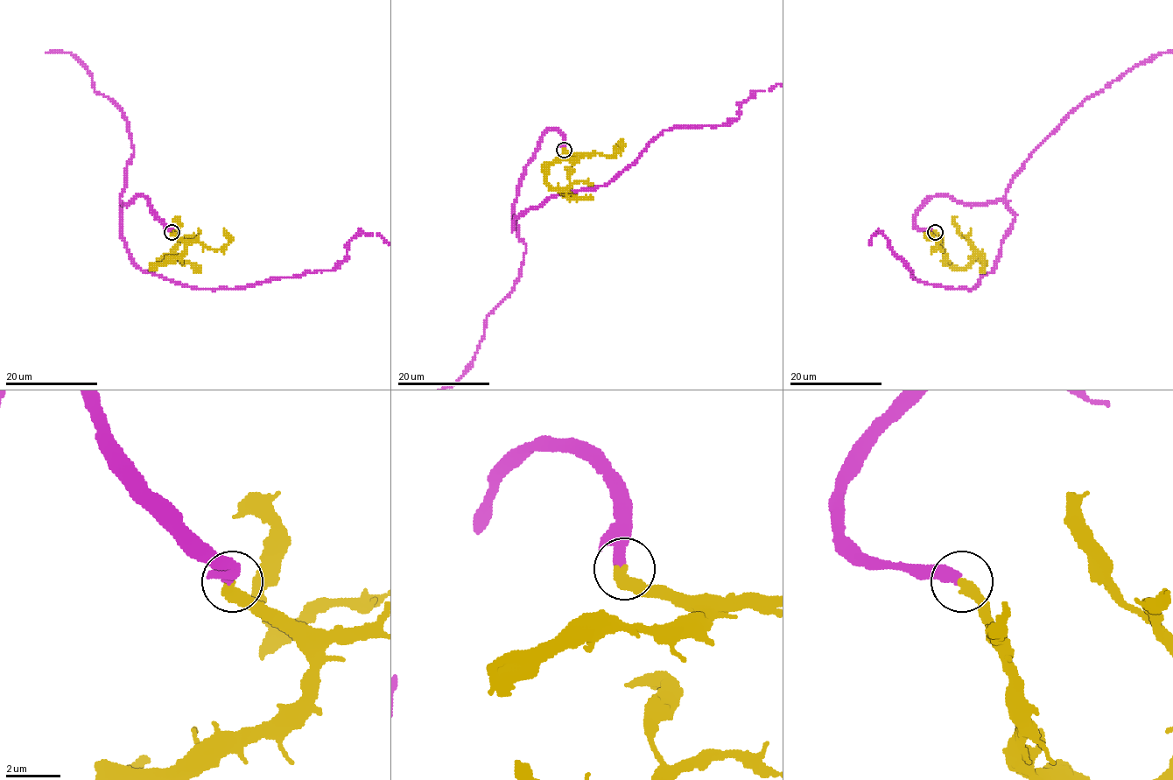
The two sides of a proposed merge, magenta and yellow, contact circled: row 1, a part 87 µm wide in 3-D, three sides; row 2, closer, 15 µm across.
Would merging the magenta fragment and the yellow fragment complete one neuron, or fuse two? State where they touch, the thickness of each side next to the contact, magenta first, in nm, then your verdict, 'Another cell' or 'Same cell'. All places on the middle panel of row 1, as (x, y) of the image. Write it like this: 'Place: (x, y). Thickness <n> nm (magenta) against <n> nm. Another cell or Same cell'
Place: (564, 150). Thickness 440 nm (magenta) against 460 nm. Same cell

